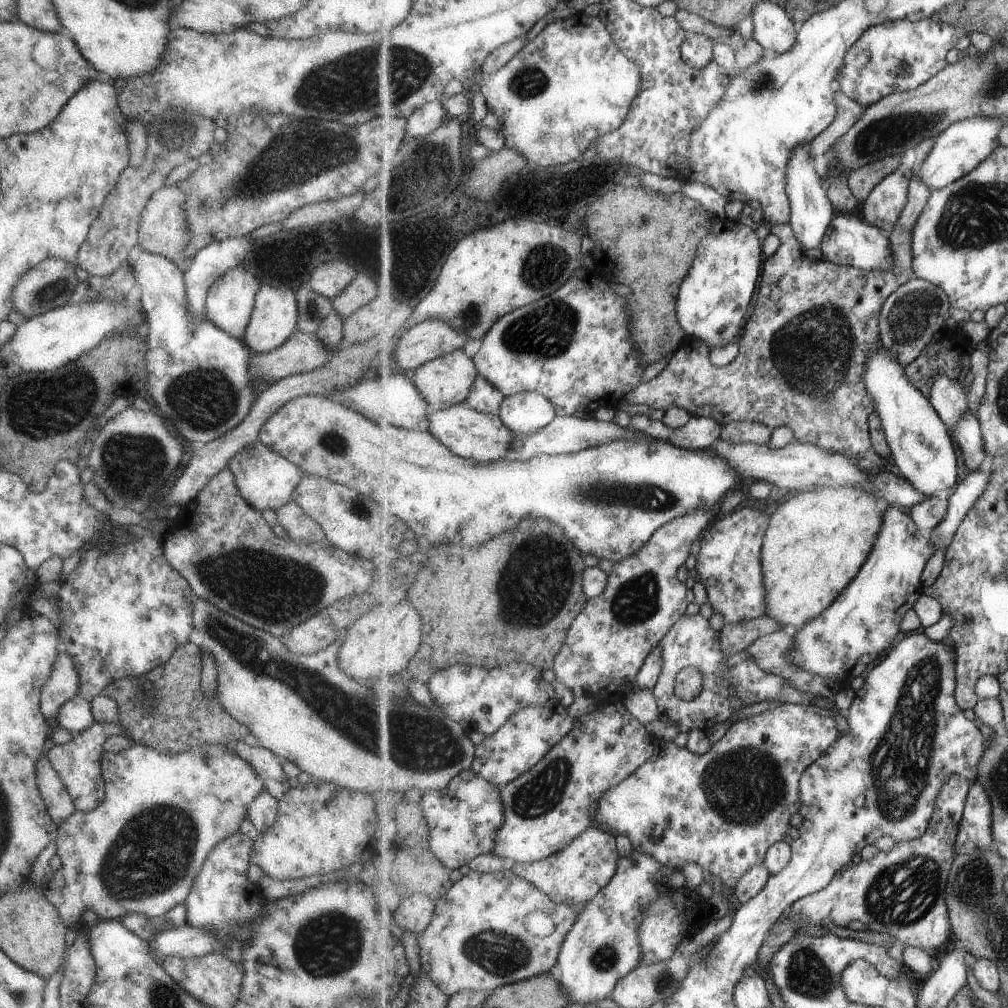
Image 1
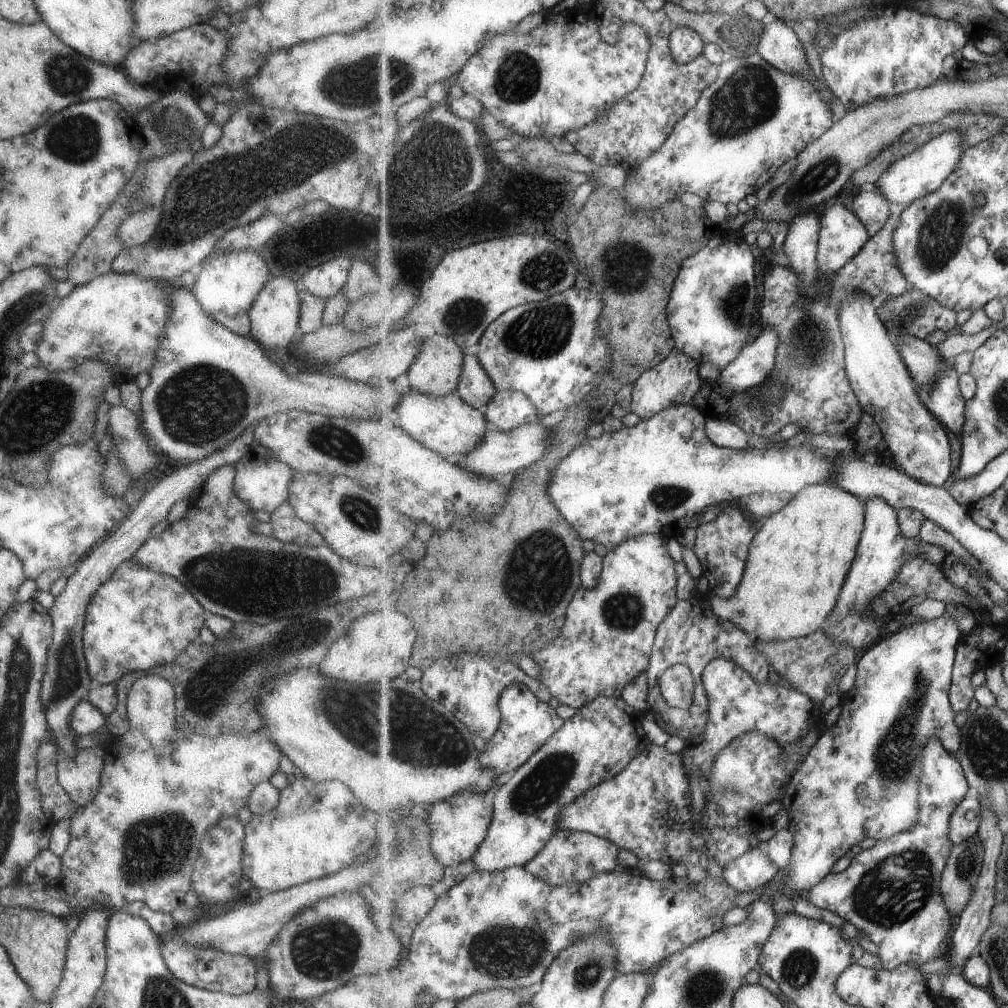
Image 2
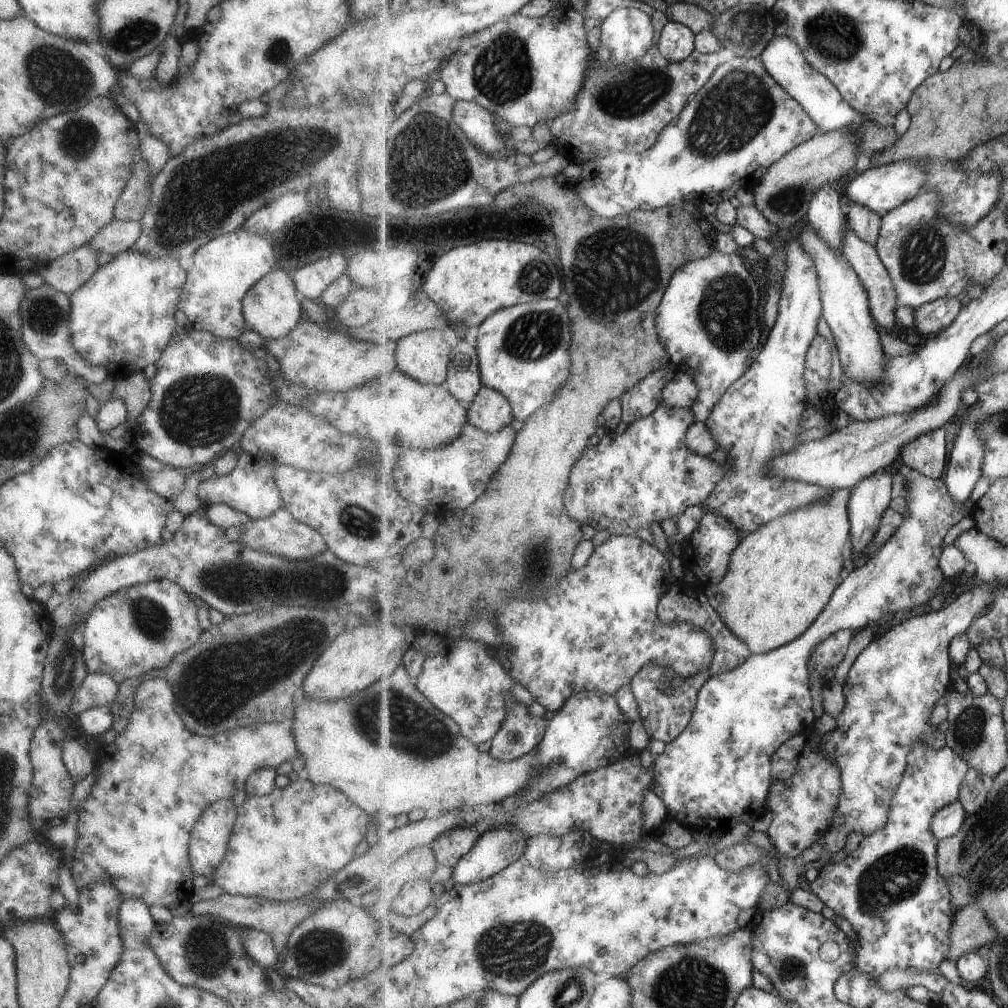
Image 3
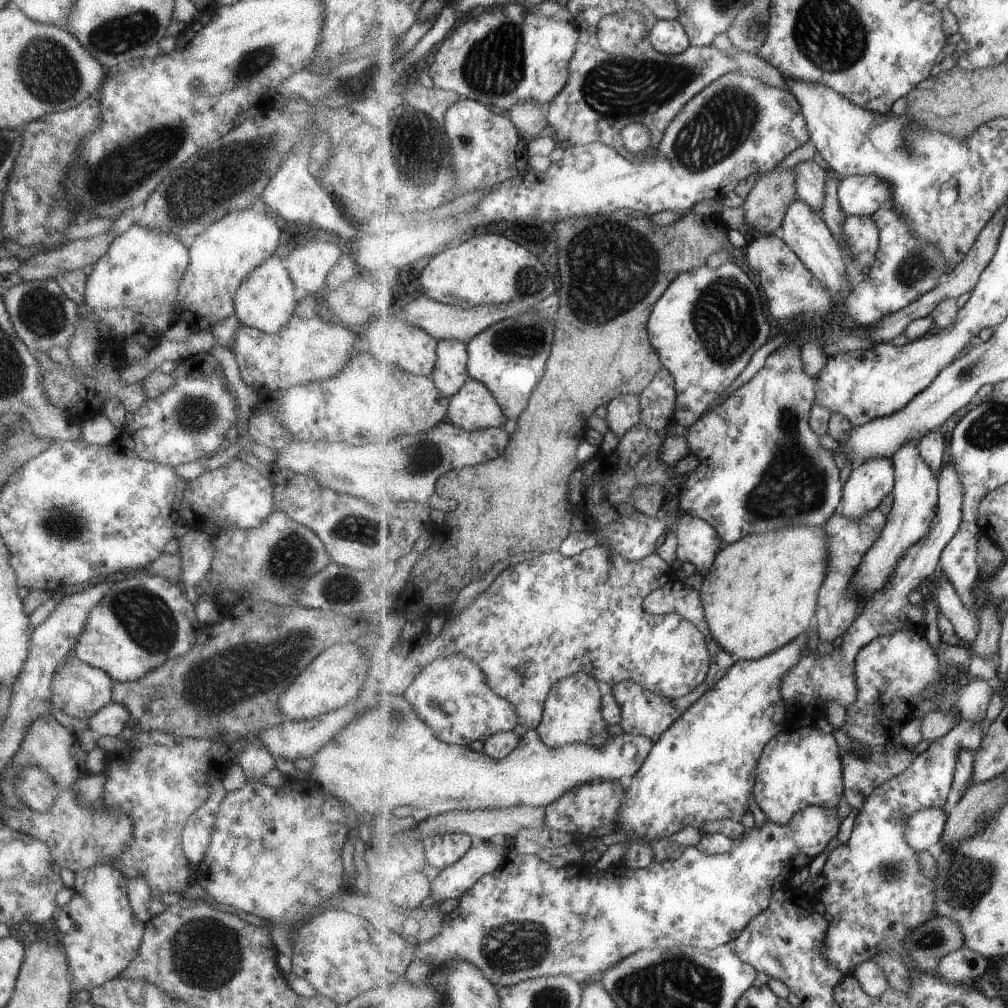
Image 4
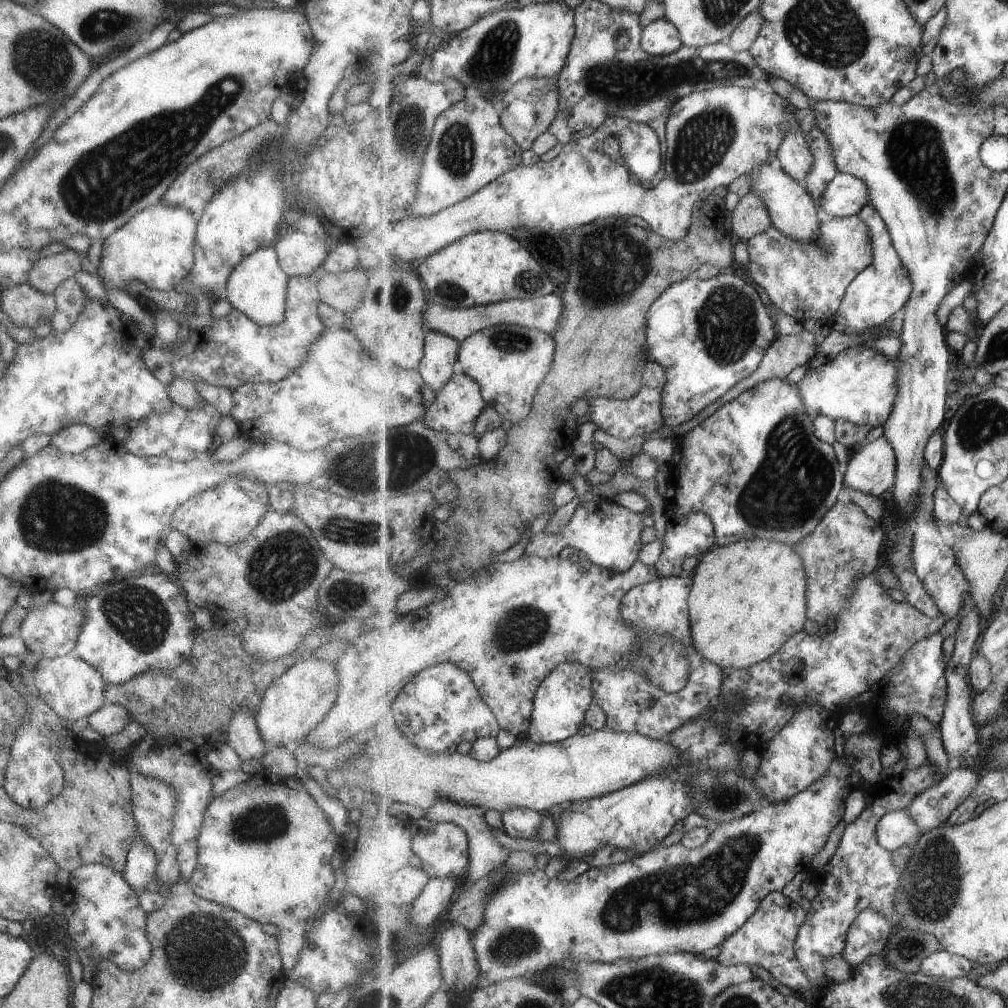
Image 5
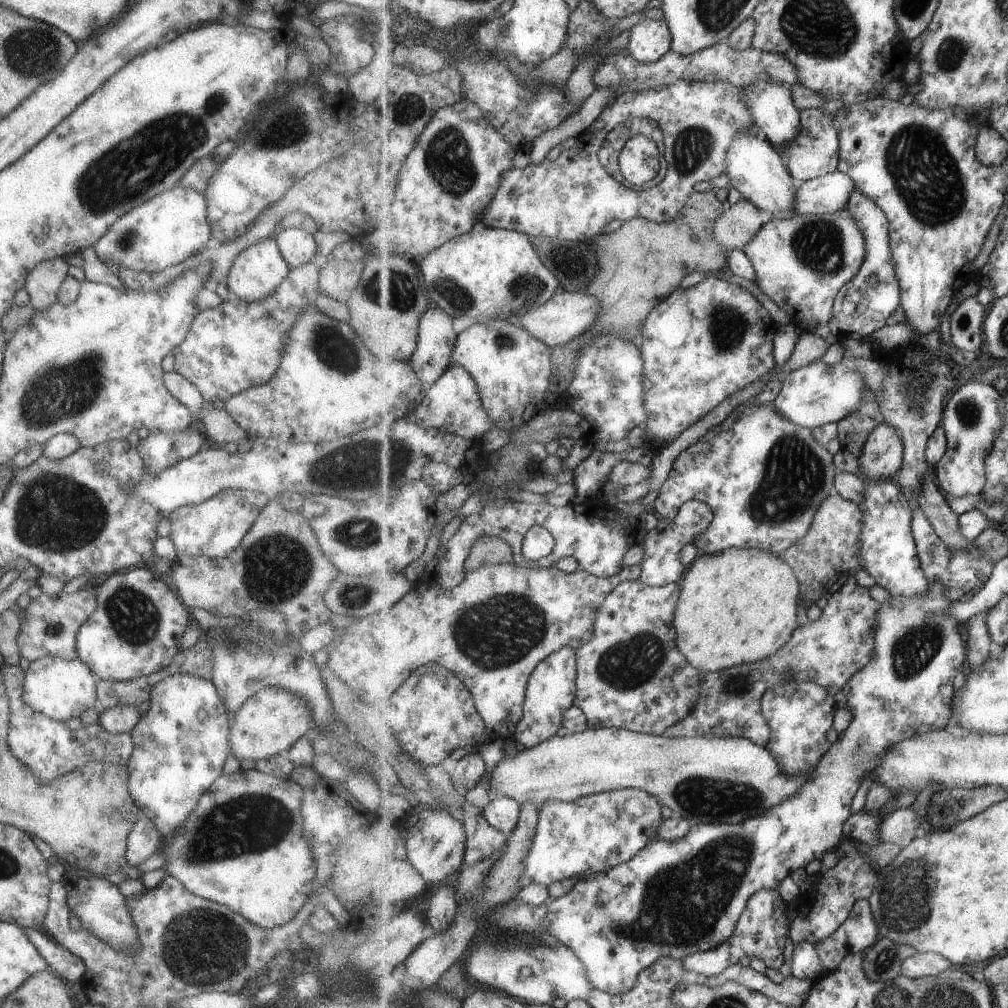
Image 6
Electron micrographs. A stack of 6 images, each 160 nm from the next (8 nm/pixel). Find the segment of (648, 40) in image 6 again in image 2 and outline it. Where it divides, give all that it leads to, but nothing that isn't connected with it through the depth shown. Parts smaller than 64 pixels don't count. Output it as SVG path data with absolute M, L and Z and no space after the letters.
M672 28L669 36L671 56L682 64L688 64L703 55L705 49L705 38L701 32L691 28Z

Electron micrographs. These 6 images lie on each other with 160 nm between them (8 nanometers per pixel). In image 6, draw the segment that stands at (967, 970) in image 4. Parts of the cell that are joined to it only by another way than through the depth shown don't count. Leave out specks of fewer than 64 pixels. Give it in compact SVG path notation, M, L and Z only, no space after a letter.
M917 952L905 960L902 974L914 979L936 977L938 974L951 969L952 966L953 963L942 954Z

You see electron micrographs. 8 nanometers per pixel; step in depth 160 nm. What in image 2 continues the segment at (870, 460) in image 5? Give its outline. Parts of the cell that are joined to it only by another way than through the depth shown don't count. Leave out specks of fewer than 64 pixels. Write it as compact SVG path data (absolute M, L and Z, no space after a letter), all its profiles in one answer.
M871 498L867 501L867 510L865 510L865 525L859 546L857 546L857 557L853 562L848 579L845 580L843 591L839 596L837 606L829 618L829 626L825 628L824 634L829 638L837 640L839 644L853 646L857 652L865 652L873 648L879 638L883 636L883 629L887 622L886 619L879 620L875 616L869 616L869 608L875 598L879 598L887 586L891 586L901 568L911 560L911 558L923 558L931 560L933 564L942 565L950 553L941 548L941 546L930 545L919 537L907 538L901 536L899 528L899 515L897 509L893 508L889 502L883 498Z

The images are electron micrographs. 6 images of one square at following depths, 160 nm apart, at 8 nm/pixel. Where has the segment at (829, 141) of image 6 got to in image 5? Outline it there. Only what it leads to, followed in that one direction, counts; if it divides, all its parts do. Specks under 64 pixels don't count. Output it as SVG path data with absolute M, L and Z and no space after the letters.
M816 126L809 134L808 143L816 162L813 165L813 170L809 173L805 185L813 200L819 206L827 188L830 187L830 182L840 172L828 139Z

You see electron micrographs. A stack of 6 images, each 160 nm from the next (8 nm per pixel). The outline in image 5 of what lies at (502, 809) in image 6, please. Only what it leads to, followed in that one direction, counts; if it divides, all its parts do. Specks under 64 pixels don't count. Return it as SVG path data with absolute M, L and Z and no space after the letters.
M514 808L502 813L505 832L511 838L537 839L542 814L530 808Z

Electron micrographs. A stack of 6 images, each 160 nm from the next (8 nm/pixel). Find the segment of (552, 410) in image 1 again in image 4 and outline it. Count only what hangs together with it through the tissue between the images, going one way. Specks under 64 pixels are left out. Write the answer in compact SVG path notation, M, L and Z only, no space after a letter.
M472 377L467 384L449 399L447 422L453 422L459 428L479 431L489 428L504 429L508 417L501 410L497 398L493 396L487 385Z

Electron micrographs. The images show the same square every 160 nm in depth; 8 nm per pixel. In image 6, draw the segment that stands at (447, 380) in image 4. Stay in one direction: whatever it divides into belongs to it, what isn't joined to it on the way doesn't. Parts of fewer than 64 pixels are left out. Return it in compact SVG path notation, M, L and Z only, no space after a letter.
M432 303L430 309L420 320L419 346L416 354L413 355L412 362L409 363L426 387L437 382L453 366L452 354L457 339L458 334L453 328L453 317L441 307Z

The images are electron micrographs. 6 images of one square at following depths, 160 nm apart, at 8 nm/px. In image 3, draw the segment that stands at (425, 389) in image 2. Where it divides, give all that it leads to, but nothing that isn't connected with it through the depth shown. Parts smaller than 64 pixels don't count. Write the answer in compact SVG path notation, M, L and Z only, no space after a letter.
M441 331L415 332L396 341L400 372L426 384L444 385L453 348Z

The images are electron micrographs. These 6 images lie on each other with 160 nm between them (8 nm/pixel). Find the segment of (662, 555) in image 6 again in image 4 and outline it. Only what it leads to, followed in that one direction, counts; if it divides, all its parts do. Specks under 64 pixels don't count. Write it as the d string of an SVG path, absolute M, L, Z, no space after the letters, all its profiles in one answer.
M691 514L683 515L675 532L678 537L676 556L680 563L691 563L696 567L696 574L702 578L707 576L717 552L724 546L719 532L707 520Z

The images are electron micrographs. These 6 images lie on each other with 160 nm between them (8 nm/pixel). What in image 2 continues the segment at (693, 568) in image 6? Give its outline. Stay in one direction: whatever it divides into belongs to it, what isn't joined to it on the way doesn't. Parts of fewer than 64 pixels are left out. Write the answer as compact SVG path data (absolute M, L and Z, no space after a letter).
M815 485L801 490L785 508L769 516L753 538L745 576L737 594L733 598L721 598L709 593L713 612L723 620L733 622L745 633L754 633L757 643L785 642L805 638L818 631L824 632L856 560L857 546L865 525L865 510L867 501L861 501L837 486Z

